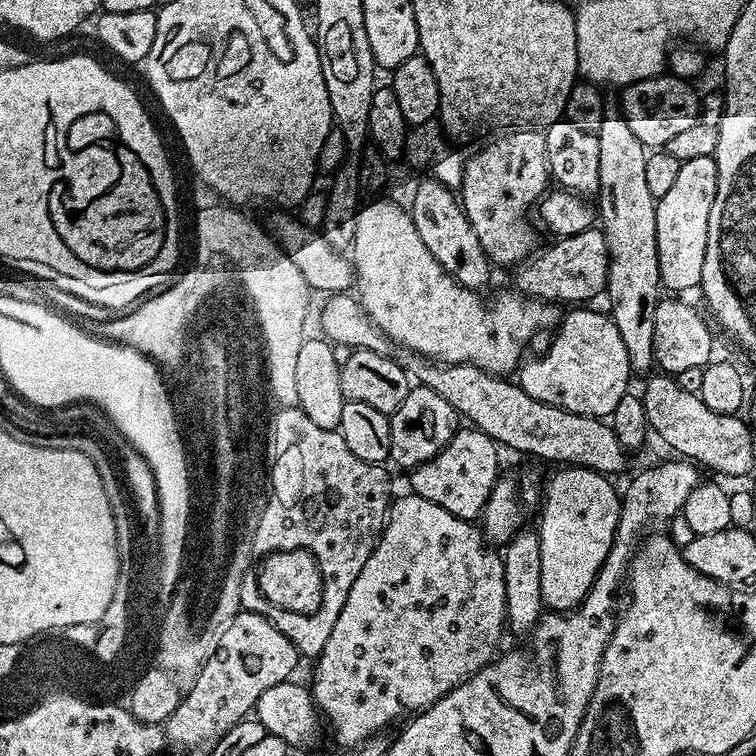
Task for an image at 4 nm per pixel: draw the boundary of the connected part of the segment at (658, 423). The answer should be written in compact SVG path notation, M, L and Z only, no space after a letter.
M658 372L648 379L640 397L649 429L672 448L675 455L726 476L746 476L751 472L754 440L749 423L743 417L710 410L697 393L682 390L671 375Z

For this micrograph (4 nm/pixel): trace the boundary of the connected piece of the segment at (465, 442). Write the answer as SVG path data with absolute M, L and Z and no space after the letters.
M471 426L461 427L438 455L411 469L411 491L426 498L426 502L434 502L434 506L442 506L442 510L450 510L450 514L458 518L475 521L487 506L487 500L502 472L500 456L496 451L496 441L485 432Z

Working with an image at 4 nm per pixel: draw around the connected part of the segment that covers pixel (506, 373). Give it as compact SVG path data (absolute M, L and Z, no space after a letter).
M372 200L368 205L366 203L359 209L356 215L357 228L353 234L353 240L350 245L350 259L353 268L356 270L356 282L354 285L355 295L358 297L360 304L364 307L364 313L371 318L374 326L378 326L378 330L382 330L382 334L386 334L393 345L399 346L404 352L415 352L416 355L424 357L429 362L439 362L441 364L473 364L475 368L480 368L484 372L489 372L492 376L511 377L513 373L519 369L522 361L525 359L528 347L531 346L532 340L539 338L543 332L551 333L553 329L559 325L562 319L562 312L555 304L549 304L547 300L534 300L530 296L523 295L515 290L509 292L500 292L492 301L487 304L483 300L479 291L463 288L453 276L446 270L442 270L442 266L438 266L438 258L434 258L434 254L430 254L430 250L426 250L426 245L422 242L422 238L418 238L418 230L412 221L412 213L407 207L404 208L400 204L395 204L392 200Z

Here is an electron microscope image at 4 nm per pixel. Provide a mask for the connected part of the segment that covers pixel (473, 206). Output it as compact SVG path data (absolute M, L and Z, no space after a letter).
M512 130L501 136L504 136L501 140L478 149L472 157L465 159L458 195L489 261L496 266L519 266L537 251L536 232L527 216L528 211L531 208L533 211L534 205L545 195L544 183L550 180L548 160L543 131Z

